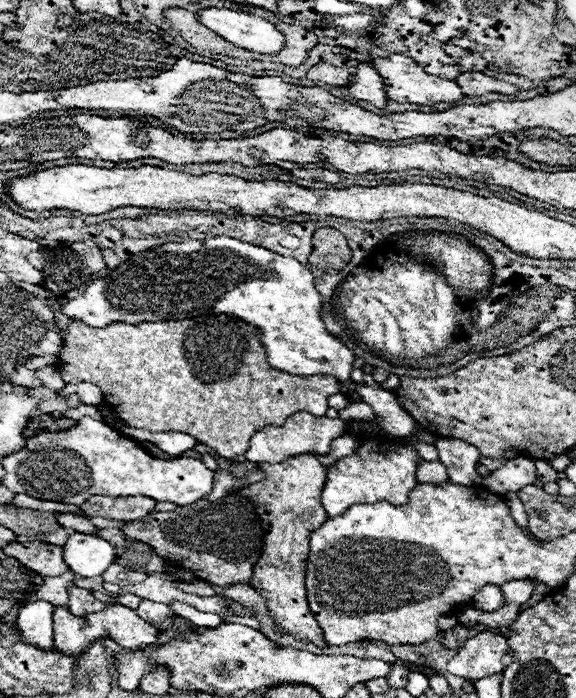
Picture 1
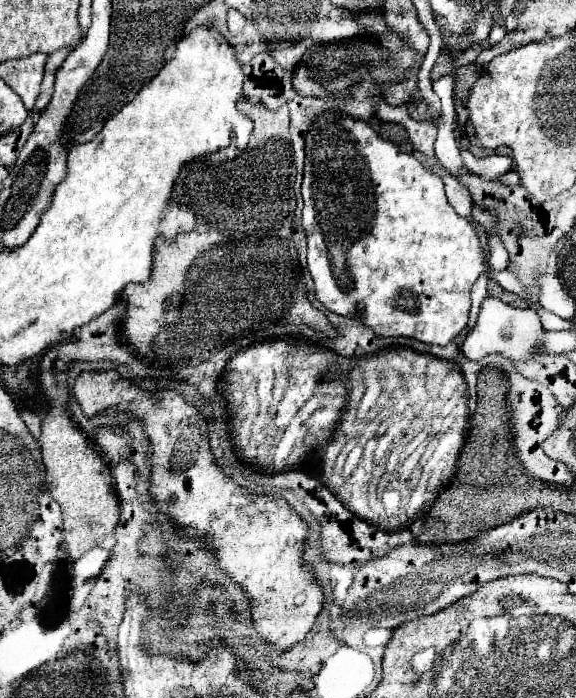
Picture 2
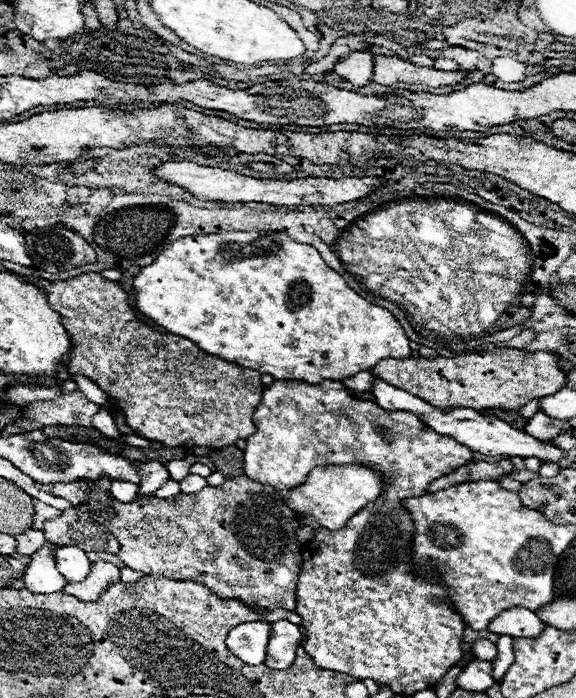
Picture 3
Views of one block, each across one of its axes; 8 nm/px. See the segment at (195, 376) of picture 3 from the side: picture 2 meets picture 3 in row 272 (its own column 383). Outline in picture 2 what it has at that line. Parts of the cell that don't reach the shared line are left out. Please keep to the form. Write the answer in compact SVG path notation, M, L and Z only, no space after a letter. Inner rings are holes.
M412 64L412 68L406 70L404 74L404 82L396 82L388 88L382 88L382 96L390 106L408 104L416 96L414 92L418 90L418 78L416 78L418 70L420 70L420 64Z

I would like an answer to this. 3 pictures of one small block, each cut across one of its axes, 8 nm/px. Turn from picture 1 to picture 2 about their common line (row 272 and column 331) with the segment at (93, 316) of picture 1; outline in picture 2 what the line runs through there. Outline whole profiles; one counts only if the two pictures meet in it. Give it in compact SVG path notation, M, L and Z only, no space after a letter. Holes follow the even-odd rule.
M324 110L324 114L318 114L314 118L314 124L304 136L304 180L302 180L302 198L304 198L304 212L302 212L302 228L308 238L308 270L314 280L314 296L320 300L330 312L338 316L356 316L362 320L364 326L374 330L376 336L380 338L394 338L394 336L404 336L404 338L414 338L426 344L436 344L436 346L446 346L454 338L462 334L466 328L468 320L468 310L470 310L470 290L478 276L486 274L490 280L498 278L498 272L494 272L490 266L486 266L486 256L480 246L478 234L474 226L458 216L454 208L448 204L446 194L444 194L444 184L442 180L426 170L410 152L400 150L396 144L390 140L382 138L370 124L362 122L360 118L348 116L344 112L334 112L334 110Z

